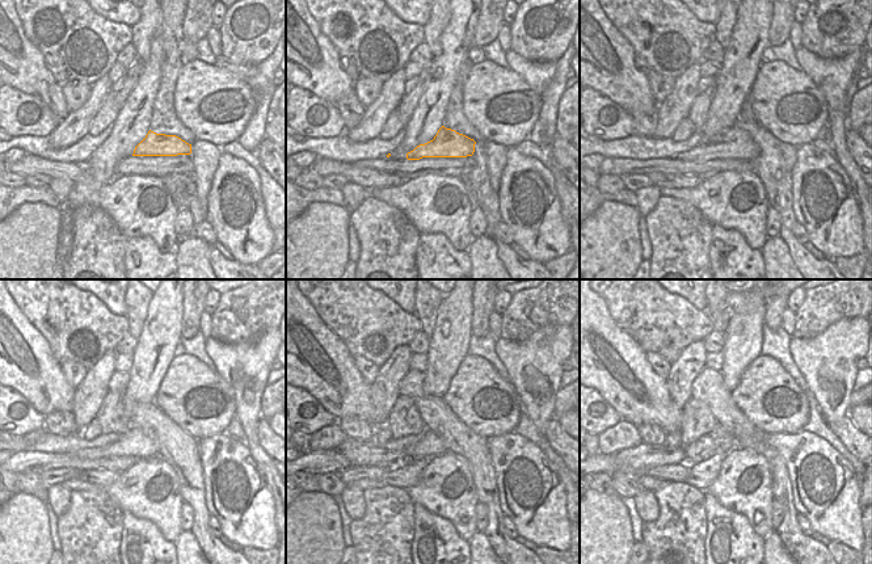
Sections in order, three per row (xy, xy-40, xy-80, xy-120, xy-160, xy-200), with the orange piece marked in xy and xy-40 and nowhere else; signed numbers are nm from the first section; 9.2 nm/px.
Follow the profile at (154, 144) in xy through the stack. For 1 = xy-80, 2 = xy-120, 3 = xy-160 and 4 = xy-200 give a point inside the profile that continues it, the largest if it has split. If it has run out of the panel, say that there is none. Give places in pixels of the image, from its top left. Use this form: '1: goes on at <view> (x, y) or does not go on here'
1: goes on at xy-80 (734, 143)
2: goes on at xy-120 (135, 442)
3: goes on at xy-160 (430, 445)
4: goes on at xy-200 (635, 462)

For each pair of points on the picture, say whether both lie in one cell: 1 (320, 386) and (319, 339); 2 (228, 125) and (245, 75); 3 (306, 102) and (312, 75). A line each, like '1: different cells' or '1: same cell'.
1: same cell
2: different cells
3: different cells

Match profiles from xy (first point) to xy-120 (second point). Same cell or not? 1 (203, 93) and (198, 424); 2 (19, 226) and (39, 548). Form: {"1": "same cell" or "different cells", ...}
{"1": "same cell", "2": "same cell"}

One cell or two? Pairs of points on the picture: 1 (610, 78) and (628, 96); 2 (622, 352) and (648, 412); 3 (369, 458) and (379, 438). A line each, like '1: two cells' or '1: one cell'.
1: one cell
2: one cell
3: two cells

